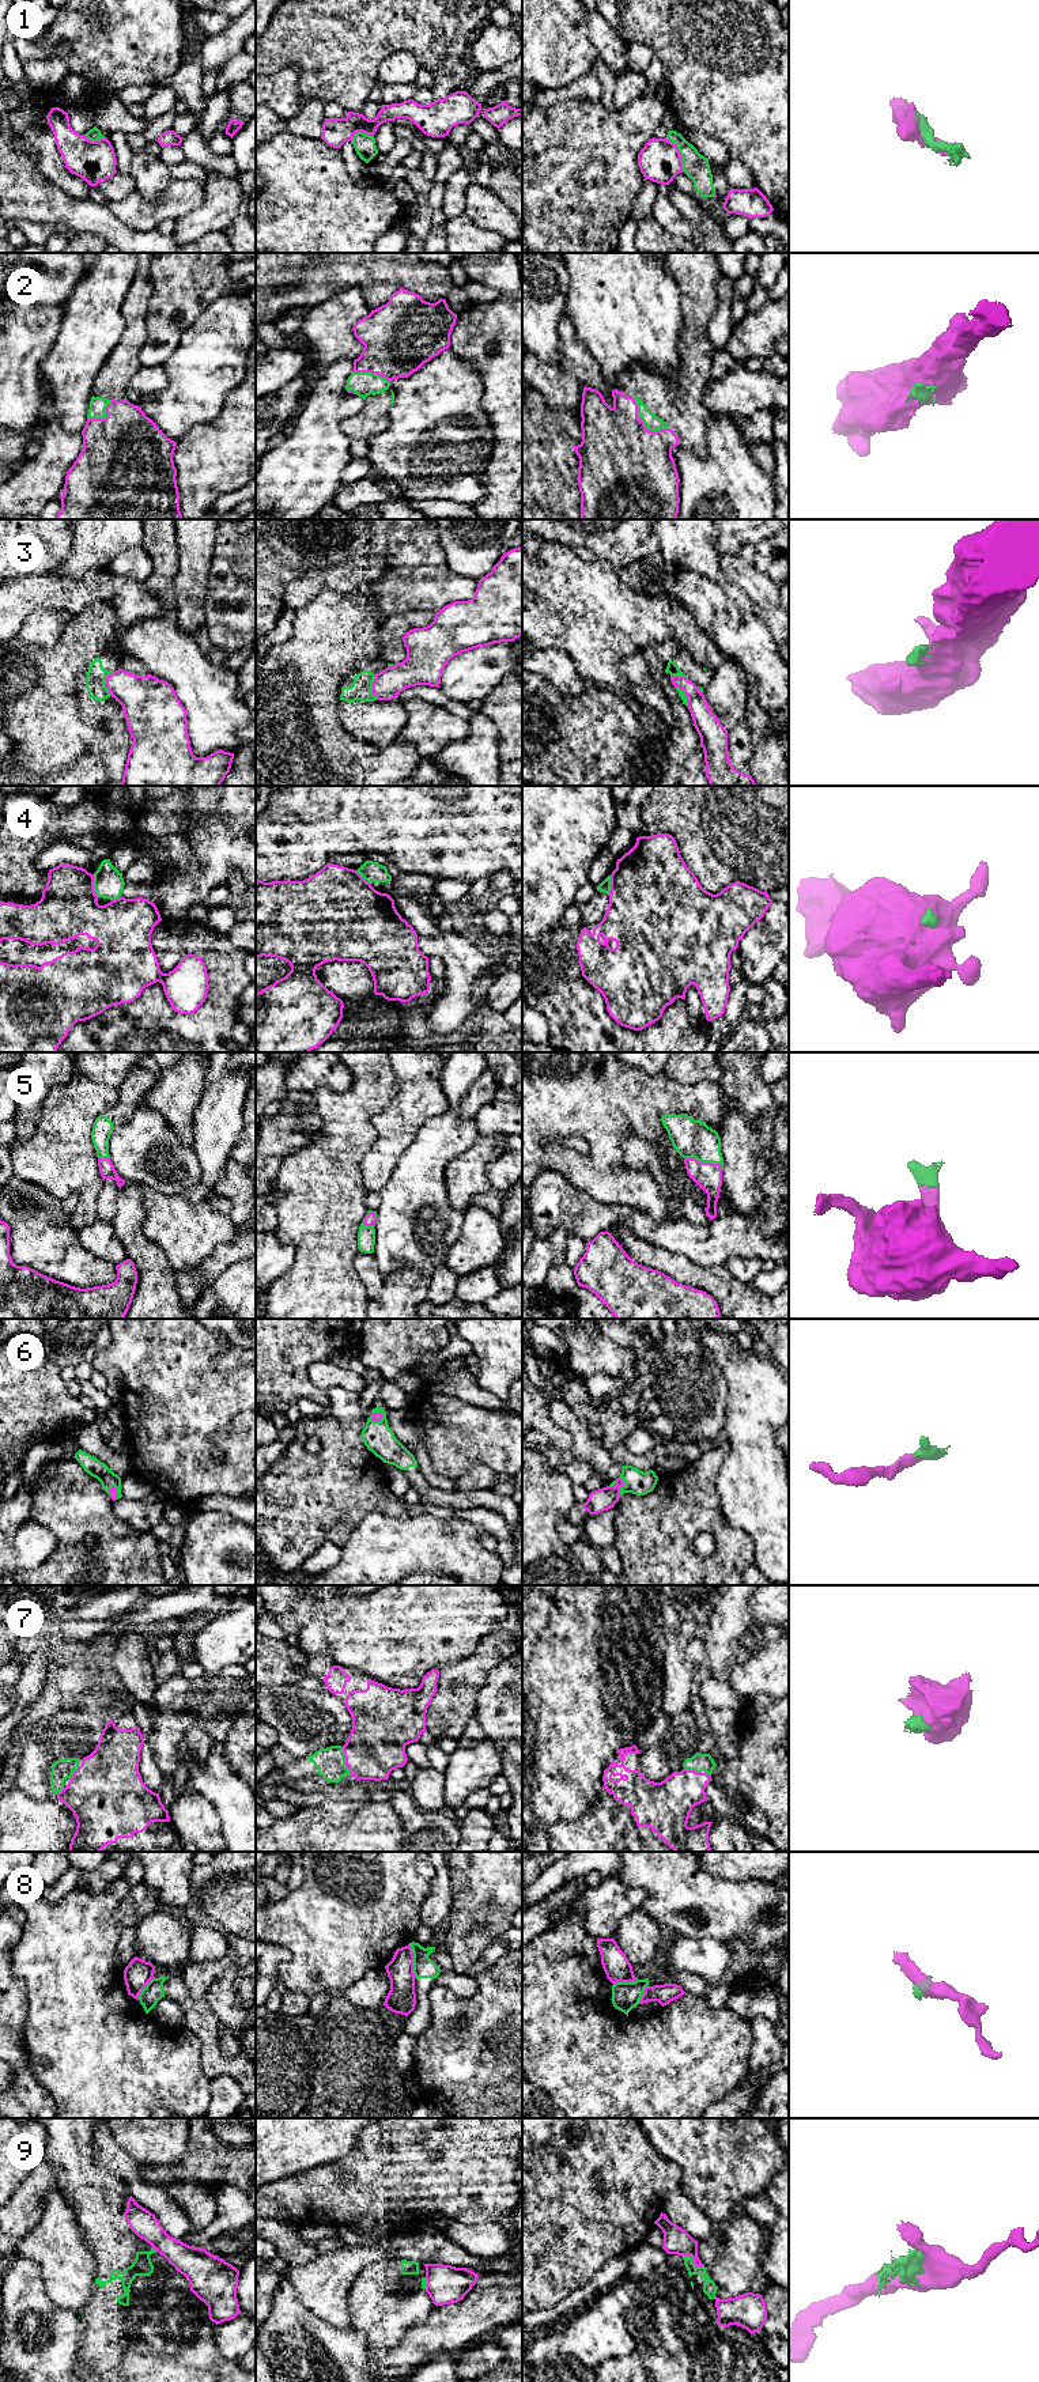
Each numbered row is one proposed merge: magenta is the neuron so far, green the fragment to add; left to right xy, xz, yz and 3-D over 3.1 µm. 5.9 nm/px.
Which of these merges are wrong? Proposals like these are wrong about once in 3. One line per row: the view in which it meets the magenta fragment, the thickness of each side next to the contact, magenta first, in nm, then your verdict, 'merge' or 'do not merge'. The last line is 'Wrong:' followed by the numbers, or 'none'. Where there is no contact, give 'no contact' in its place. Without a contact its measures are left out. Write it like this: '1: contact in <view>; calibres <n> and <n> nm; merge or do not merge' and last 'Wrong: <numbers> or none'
1: contact in yz; calibres 260 and 150 nm; do not merge
2: contact in yz; calibres 480 and 90 nm; merge
3: contact in xz; calibres 170 and 130 nm; do not merge
4: contact in xy; calibres 340 and 180 nm; do not merge
5: contact in yz; calibres 160 and 220 nm; merge
6: contact in yz; calibres 130 and 140 nm; merge
7: contact in xz; calibres 340 and 170 nm; merge
8: contact in xz; calibres 180 and 130 nm; do not merge
9: contact in yz; calibres 160 and 80 nm; do not merge
Wrong: 1, 3, 4, 8, 9

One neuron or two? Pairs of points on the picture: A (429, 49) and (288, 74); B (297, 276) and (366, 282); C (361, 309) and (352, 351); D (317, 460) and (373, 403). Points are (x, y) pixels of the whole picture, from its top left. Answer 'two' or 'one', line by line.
A: two
B: one
C: one
D: two

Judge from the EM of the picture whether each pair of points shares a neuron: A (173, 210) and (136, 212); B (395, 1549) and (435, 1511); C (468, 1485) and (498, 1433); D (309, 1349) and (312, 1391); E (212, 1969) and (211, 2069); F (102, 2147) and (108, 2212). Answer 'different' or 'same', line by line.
A: same
B: different
C: different
D: same
E: same
F: different

